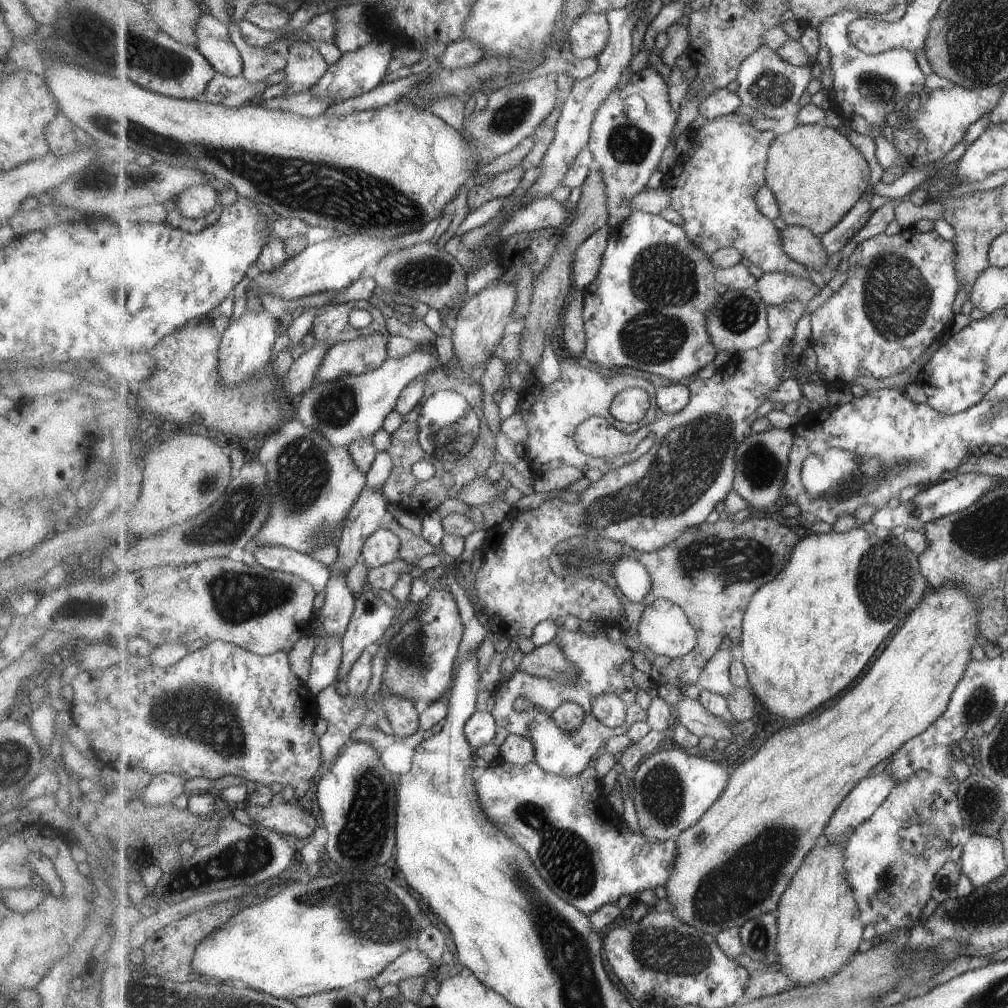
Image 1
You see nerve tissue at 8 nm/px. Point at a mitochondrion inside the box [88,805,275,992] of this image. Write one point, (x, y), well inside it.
(175, 885)

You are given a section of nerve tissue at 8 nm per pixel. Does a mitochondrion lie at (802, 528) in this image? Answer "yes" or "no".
no

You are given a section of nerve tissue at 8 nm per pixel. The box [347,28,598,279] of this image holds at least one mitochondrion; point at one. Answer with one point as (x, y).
(510, 116)

